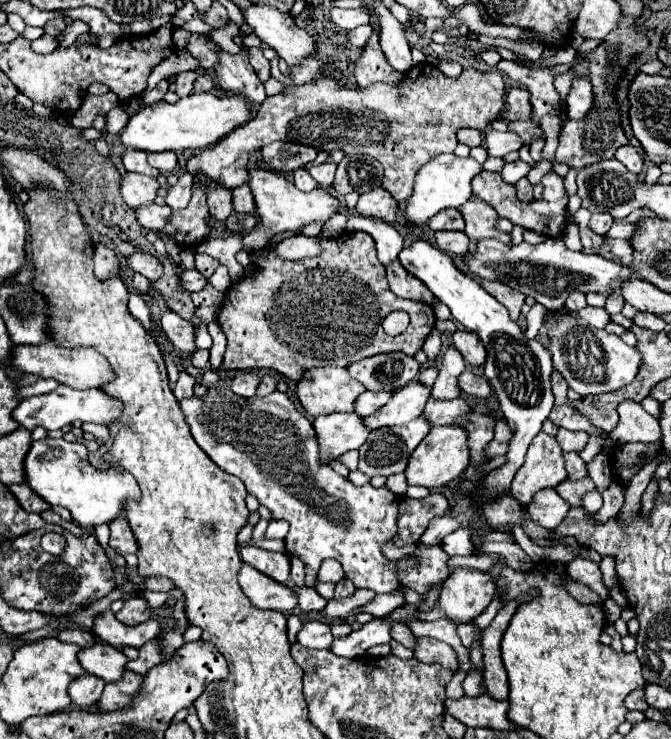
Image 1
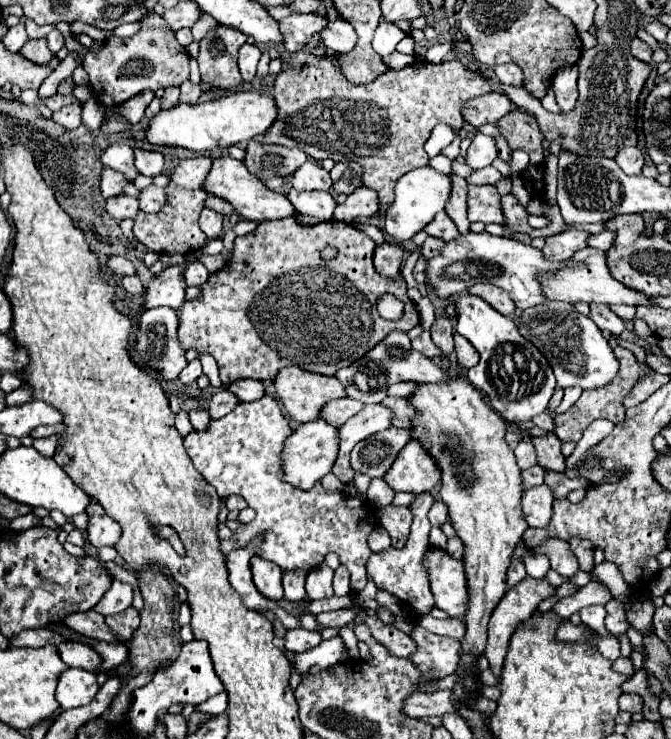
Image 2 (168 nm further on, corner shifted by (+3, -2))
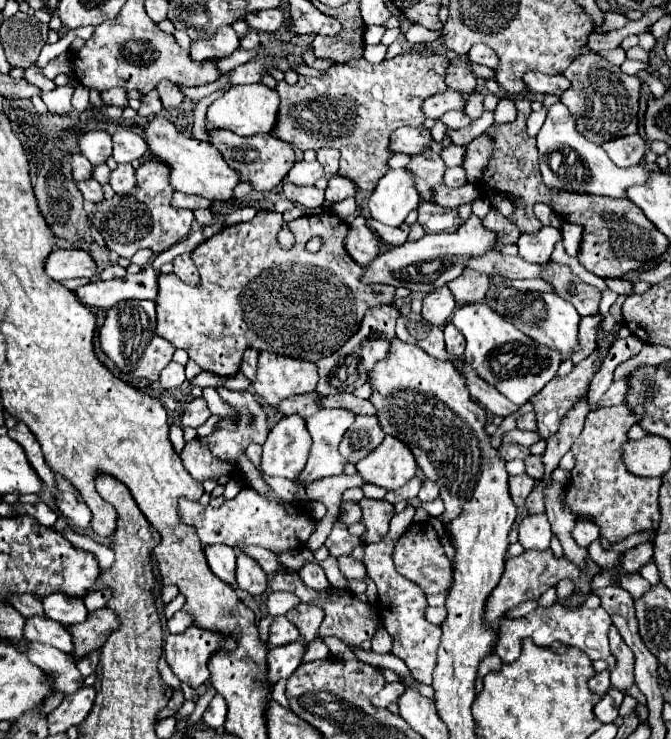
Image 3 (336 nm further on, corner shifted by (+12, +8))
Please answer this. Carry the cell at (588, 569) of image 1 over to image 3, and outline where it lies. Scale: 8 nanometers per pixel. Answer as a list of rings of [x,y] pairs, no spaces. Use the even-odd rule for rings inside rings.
[[[534,515],[534,517],[526,517],[520,523],[520,543],[524,549],[536,549],[536,551],[544,551],[550,547],[550,539],[552,539],[552,531],[548,525],[548,517],[542,515]]]

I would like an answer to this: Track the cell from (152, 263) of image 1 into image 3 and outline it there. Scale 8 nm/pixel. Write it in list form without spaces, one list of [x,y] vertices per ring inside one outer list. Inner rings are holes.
[[[58,249],[46,259],[46,273],[56,281],[68,281],[76,277],[94,277],[98,267],[94,257],[82,249]]]

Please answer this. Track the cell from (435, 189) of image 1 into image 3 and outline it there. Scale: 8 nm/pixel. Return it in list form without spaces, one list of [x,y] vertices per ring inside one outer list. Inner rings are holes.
[[[390,169],[372,191],[368,207],[372,219],[384,225],[402,225],[410,211],[420,205],[416,177],[408,169]]]

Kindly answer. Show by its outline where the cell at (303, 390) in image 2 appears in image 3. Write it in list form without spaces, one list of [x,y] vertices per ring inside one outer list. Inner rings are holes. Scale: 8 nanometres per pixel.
[[[262,351],[258,359],[258,377],[252,387],[256,395],[276,407],[290,395],[314,391],[318,379],[320,375],[314,363]]]

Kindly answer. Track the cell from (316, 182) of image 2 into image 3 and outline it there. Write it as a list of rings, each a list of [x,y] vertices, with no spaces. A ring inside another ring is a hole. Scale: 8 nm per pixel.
[[[302,159],[292,165],[292,169],[286,175],[286,181],[294,183],[294,185],[314,185],[320,177],[324,177],[322,165],[318,161],[308,163]]]

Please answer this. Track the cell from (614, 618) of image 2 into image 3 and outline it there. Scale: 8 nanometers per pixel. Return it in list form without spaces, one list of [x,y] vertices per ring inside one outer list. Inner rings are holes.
[[[616,627],[610,629],[610,649],[612,653],[618,657],[616,661],[616,669],[612,669],[612,687],[618,691],[626,691],[630,689],[636,681],[634,681],[634,657],[632,657],[632,649],[628,649],[628,645],[624,645],[624,641],[620,641],[620,633],[616,633]]]

